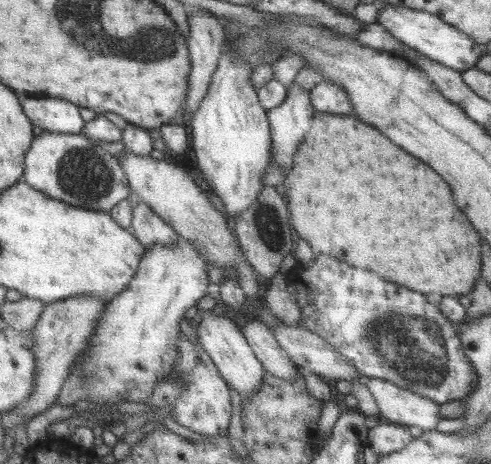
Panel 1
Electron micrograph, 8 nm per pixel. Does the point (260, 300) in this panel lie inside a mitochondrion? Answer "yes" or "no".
no

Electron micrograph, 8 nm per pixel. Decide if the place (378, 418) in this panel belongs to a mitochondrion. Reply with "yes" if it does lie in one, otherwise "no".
no

